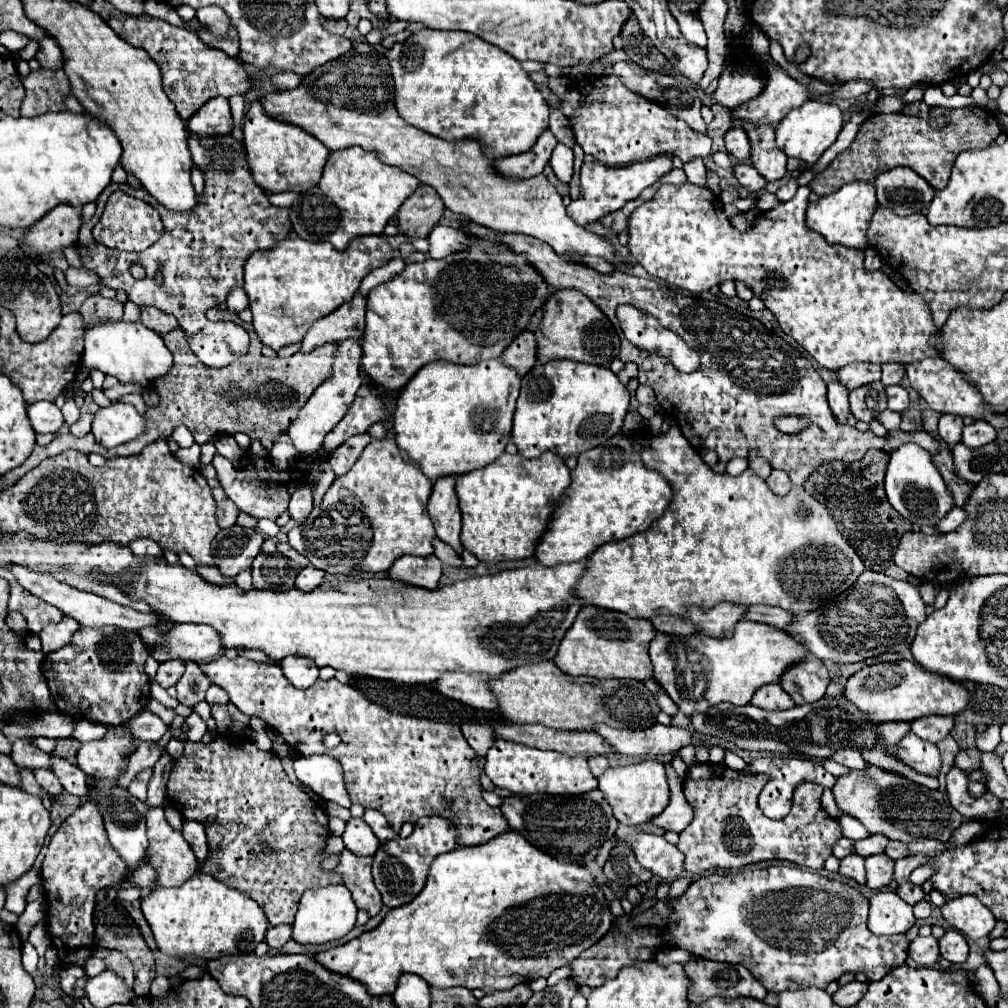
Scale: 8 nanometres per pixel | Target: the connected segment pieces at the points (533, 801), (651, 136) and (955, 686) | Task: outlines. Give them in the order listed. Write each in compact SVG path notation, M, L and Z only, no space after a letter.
M592 790L578 796L512 794L502 800L500 810L506 816L510 828L522 834L532 846L556 858L558 862L576 862L580 866L594 860L600 846L610 840L618 828L618 820L614 820L612 810L600 790Z
M608 68L600 78L574 84L564 100L552 96L552 108L558 108L572 122L576 142L586 154L610 166L624 166L636 160L648 160L658 154L674 154L682 162L712 154L712 138L698 134L686 122L668 114L662 106L632 94Z
M898 660L898 662L882 662L874 666L866 666L852 674L846 680L846 688L842 690L842 696L848 702L854 702L862 714L870 718L870 722L912 722L922 716L956 716L960 714L968 700L970 694L964 686L958 682L952 682L940 674L932 674L922 670L916 662L908 660Z

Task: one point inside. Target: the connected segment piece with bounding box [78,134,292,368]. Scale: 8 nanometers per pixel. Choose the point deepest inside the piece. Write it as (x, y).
(202, 254)

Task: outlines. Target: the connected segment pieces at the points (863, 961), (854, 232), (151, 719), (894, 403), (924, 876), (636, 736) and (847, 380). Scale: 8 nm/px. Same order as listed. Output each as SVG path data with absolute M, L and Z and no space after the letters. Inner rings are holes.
M770 866L748 872L742 870L728 876L712 874L696 880L680 898L672 902L658 902L652 910L646 910L634 918L618 918L616 926L606 934L606 938L570 962L572 978L578 986L594 986L598 976L616 978L622 966L632 966L638 960L650 960L654 956L650 948L678 946L708 960L742 964L770 992L798 990L808 986L826 988L846 972L862 972L868 980L880 980L892 968L906 962L910 940L906 934L874 936L866 926L866 918L868 900L856 888L830 880L818 872L800 870L794 866ZM654 918L670 920L672 926L666 932L654 932L650 930L654 928Z
M848 182L838 192L830 196L822 196L820 200L808 204L806 222L814 232L822 234L830 244L834 242L834 244L844 244L850 248L866 250L868 248L866 230L870 226L870 218L876 208L878 208L878 202L876 202L872 182Z
M142 710L134 718L130 718L130 722L126 722L122 726L108 726L108 730L118 730L118 728L130 732L136 740L158 742L168 732L170 726L166 726L156 714L152 714L148 710Z
M886 386L886 396L888 396L888 408L894 412L904 412L910 404L908 392L902 386Z
M924 864L924 866L918 866L912 874L910 874L910 882L912 884L918 884L918 886L922 886L930 876L934 874L934 868L932 866L928 866L928 864Z
M654 724L646 730L616 730L610 726L594 726L594 732L600 734L618 754L658 756L658 754L672 754L686 744L694 744L698 762L708 760L708 746L698 744L688 730L676 726Z
M854 362L854 364L838 370L838 380L848 390L876 382L876 380L880 380L880 366L878 364L866 364L866 362Z

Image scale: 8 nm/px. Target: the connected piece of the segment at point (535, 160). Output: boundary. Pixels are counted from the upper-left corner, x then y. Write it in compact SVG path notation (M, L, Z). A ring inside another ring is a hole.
M544 130L538 138L538 142L528 150L520 154L512 154L500 160L494 160L494 166L498 172L506 174L508 178L530 178L544 170L544 166L550 160L550 154L554 146L558 144L556 136L550 130Z

